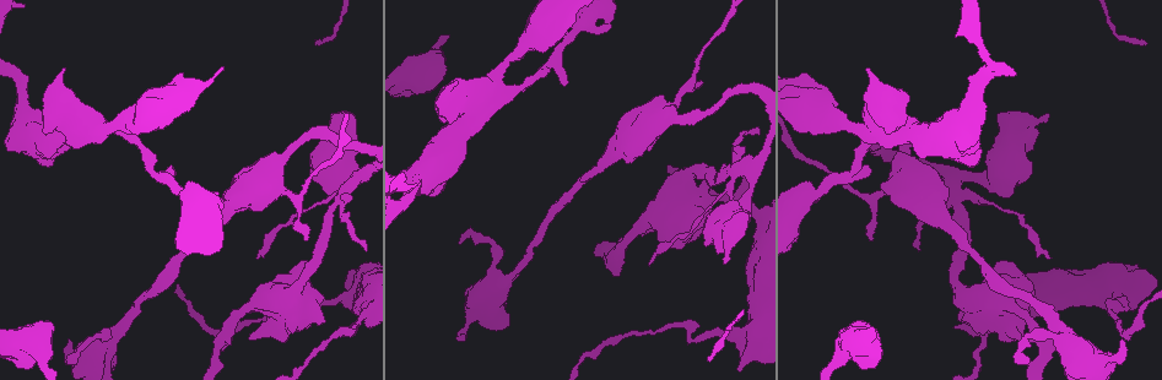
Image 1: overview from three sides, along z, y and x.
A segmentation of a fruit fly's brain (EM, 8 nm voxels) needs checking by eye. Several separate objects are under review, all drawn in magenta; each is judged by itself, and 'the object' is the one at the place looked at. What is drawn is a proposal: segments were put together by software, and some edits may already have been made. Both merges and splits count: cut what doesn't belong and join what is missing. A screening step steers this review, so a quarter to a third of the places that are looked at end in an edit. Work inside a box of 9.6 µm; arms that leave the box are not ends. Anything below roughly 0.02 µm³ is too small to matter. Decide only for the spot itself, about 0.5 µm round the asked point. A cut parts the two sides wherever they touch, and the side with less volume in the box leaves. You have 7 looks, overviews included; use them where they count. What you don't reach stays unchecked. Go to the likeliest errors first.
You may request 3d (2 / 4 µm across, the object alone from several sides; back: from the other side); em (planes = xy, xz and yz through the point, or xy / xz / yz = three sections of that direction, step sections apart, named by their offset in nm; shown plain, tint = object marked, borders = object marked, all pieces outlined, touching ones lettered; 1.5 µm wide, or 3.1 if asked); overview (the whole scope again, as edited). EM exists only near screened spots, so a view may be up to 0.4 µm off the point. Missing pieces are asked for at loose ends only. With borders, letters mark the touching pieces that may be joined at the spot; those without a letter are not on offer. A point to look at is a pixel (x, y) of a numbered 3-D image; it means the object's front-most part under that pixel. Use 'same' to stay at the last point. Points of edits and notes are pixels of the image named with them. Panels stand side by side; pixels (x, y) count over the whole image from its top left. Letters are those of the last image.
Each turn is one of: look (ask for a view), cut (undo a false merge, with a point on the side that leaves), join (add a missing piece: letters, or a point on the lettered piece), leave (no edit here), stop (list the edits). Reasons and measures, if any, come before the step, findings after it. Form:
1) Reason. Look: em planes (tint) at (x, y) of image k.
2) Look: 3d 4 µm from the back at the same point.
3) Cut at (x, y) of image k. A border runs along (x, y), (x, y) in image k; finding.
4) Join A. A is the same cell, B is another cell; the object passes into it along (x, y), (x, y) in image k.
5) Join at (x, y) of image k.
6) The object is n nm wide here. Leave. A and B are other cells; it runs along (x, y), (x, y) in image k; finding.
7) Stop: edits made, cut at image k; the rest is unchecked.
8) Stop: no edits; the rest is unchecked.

Branch stops here. Look: em planes (tint) at (958, 326) of image 1.

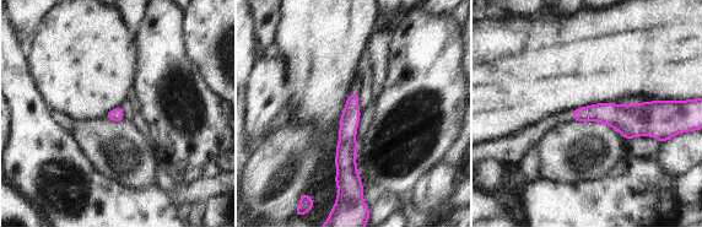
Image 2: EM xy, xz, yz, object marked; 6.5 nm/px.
Look: em planes (borders) at the same point.

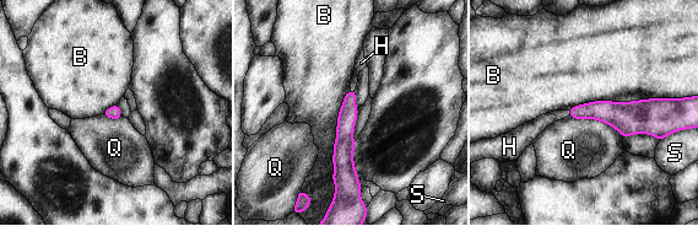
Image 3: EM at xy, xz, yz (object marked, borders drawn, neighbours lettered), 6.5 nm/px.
The longest contact is with B, 700 nm. Join H. H is the same cell, B, Q and S are other cells; the cell continues.

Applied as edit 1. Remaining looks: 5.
Thin end. Look: 3d 2 µm at (257, 259) of image 1.

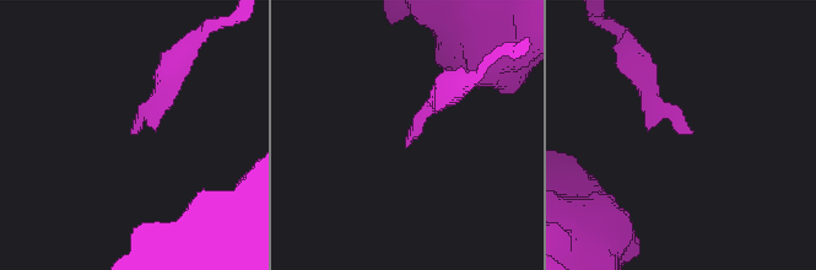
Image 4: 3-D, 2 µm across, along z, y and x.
Look: em xz step 4 (borders) at (136, 133) of image 4.

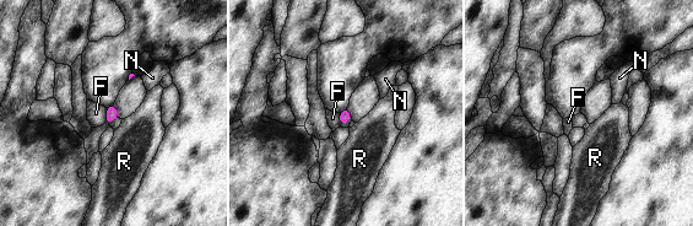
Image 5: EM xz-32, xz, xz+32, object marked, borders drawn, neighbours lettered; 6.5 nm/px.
Cut it another way. Look: em planes (borders) at the same point.

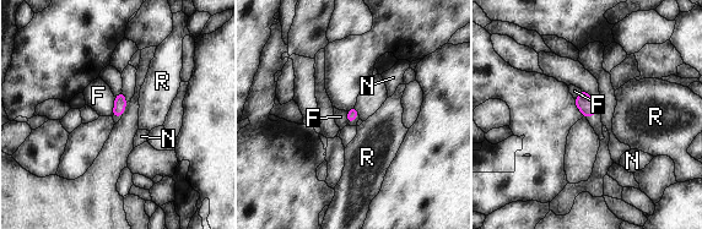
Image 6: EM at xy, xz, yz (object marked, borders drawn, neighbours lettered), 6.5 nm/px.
Leave. F, N and R are other cells; a border runs along (115, 97), (111, 115) in image 6; no lettered piece goes on from it.

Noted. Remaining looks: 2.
Three-way junction. Look: em planes (tint) at (948, 205) of image 1.

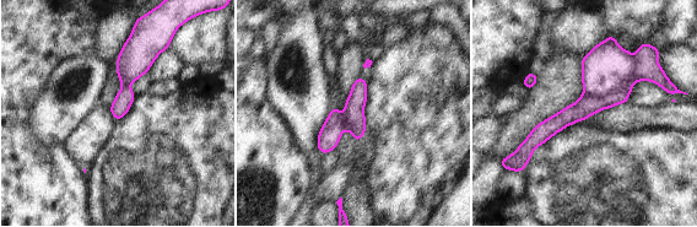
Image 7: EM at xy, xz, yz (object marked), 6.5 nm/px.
See the neighbours. Look: em planes (borders) at the same point.

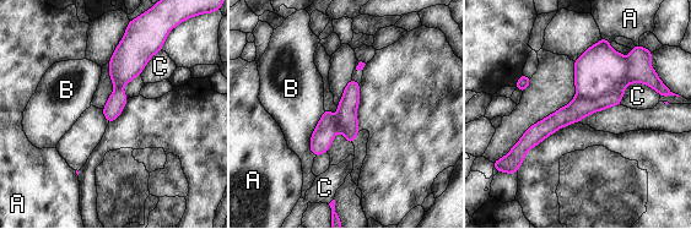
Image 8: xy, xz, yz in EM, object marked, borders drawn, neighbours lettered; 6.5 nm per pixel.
The object is 120 nm wide here. Cut at (640, 71) of image 8. A, B and C are other cells; the part that leaves runs along (637, 74), (514, 153) in image 8; two cells meet here.

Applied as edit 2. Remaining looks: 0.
Stop: edits made, join at image 3, cut at image 8; the rest is unchecked.

